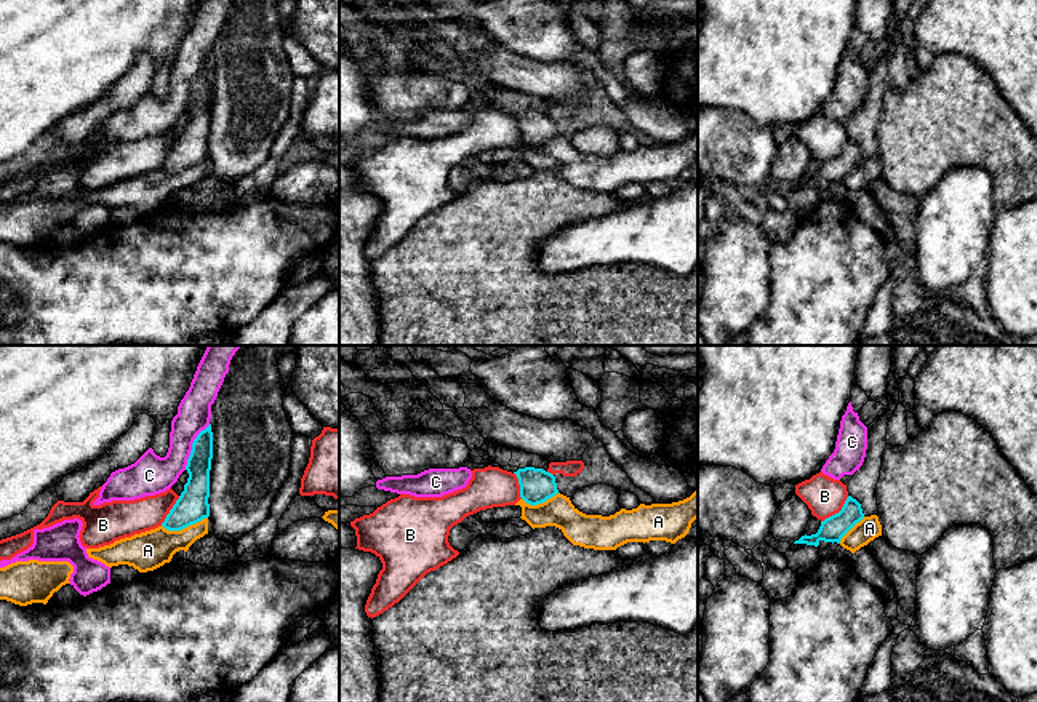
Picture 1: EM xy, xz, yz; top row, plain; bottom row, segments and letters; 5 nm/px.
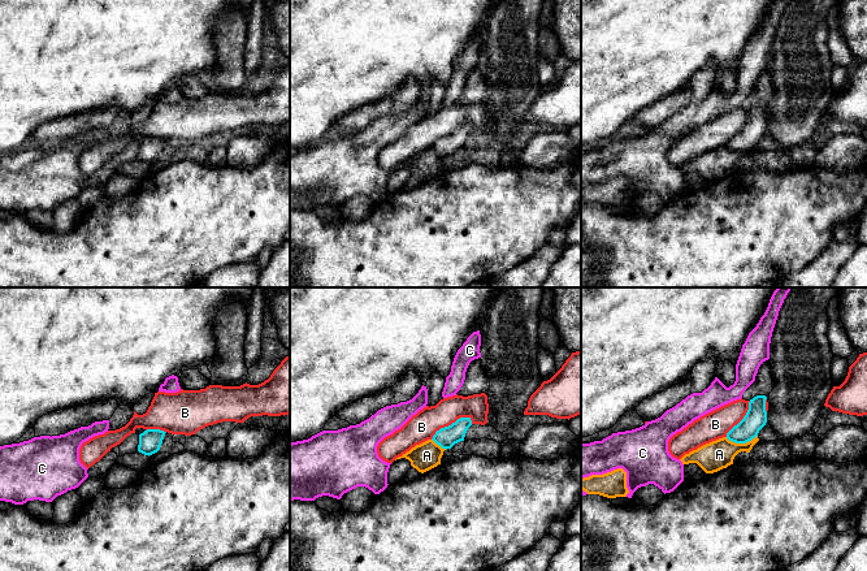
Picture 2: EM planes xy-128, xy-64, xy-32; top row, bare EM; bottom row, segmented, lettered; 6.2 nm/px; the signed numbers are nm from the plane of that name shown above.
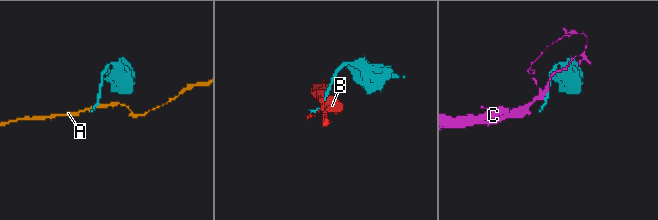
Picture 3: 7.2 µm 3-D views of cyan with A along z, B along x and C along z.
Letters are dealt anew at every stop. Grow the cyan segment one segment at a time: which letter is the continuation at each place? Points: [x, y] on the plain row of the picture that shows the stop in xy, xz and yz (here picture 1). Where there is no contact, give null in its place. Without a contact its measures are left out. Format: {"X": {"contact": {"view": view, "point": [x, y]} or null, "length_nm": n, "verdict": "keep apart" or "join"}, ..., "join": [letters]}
{"A": {"contact": {"view": "xy", "point": [184, 168]}, "length_nm": 240, "verdict": "keep apart"}, "B": {"contact": {"view": "yz", "point": [839, 154]}, "length_nm": 190, "verdict": "keep apart"}, "C": {"contact": {"view": "xy", "point": [192, 88]}, "length_nm": 260, "verdict": "keep apart"}, "join": []}

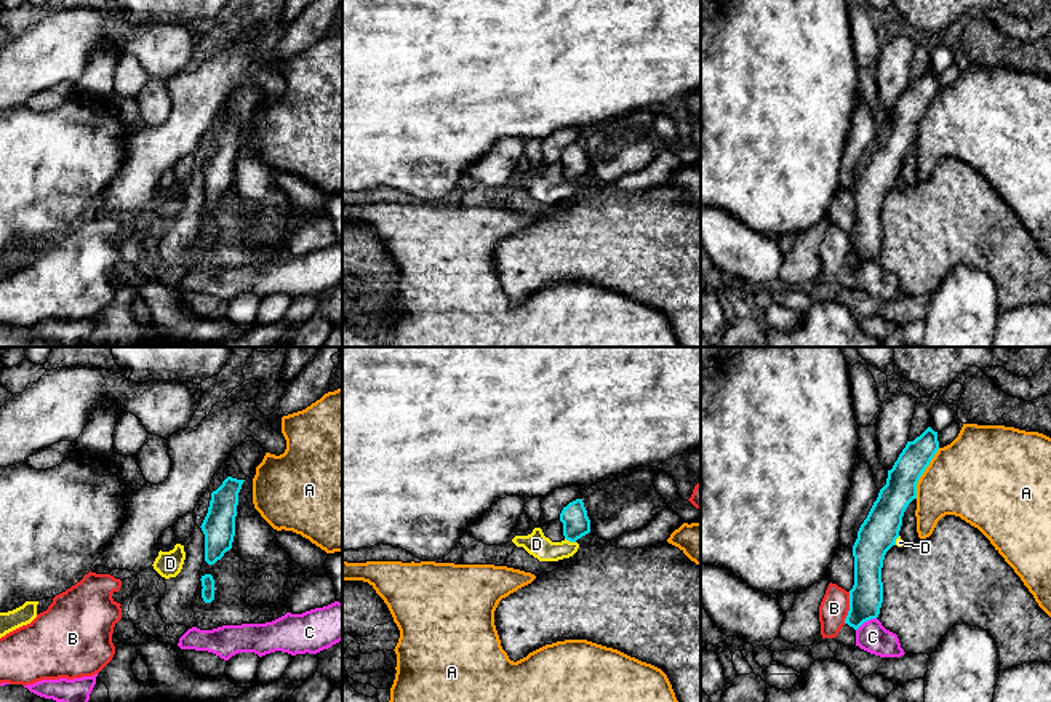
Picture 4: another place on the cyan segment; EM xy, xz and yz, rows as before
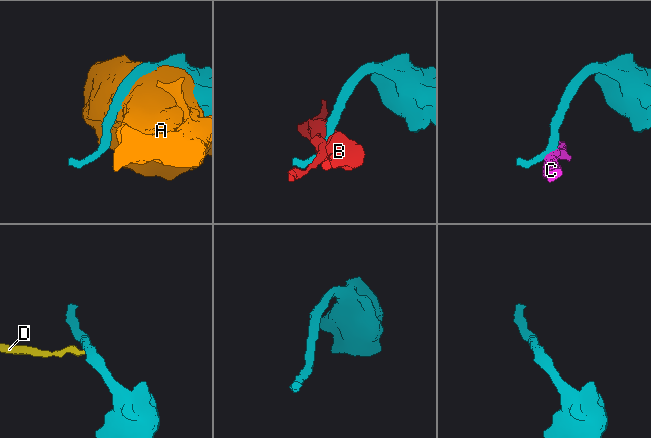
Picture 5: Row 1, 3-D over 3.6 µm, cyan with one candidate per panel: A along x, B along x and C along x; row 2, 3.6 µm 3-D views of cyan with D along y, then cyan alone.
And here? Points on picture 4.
{"A": {"contact": {"view": "yz", "point": [922, 115]}, "length_nm": 280, "verdict": "keep apart"}, "B": {"contact": {"view": "yz", "point": [850, 250]}, "length_nm": 160, "verdict": "keep apart"}, "C": {"contact": {"view": "yz", "point": [866, 263]}, "length_nm": 120, "verdict": "keep apart"}, "D": {"contact": {"view": "xz", "point": [570, 183]}, "length_nm": 60, "verdict": "keep apart"}, "join": []}

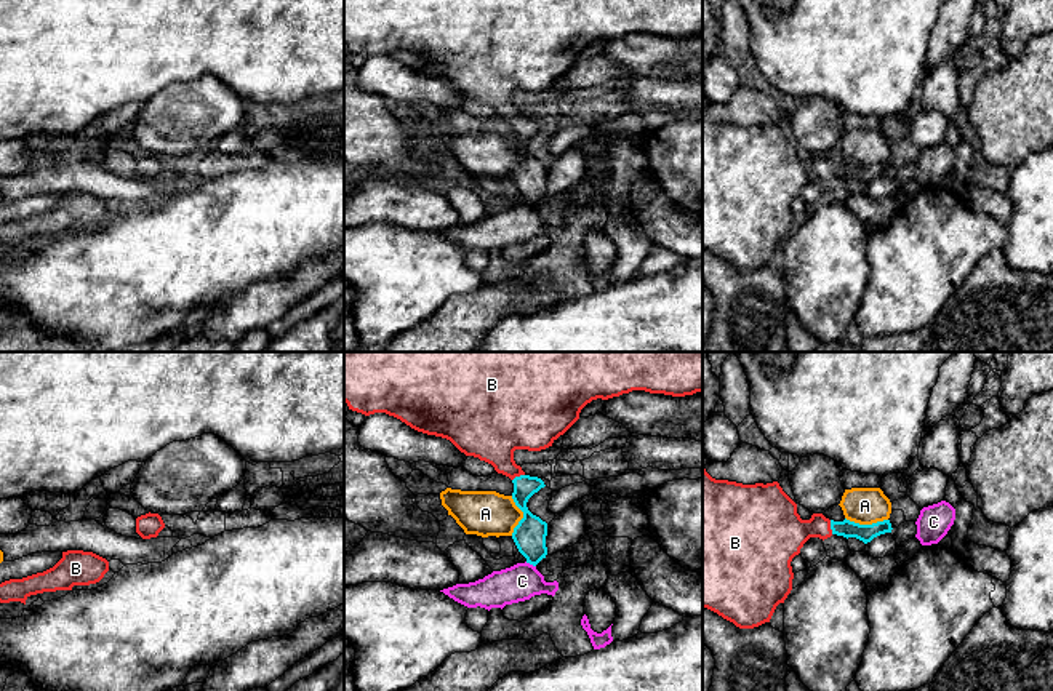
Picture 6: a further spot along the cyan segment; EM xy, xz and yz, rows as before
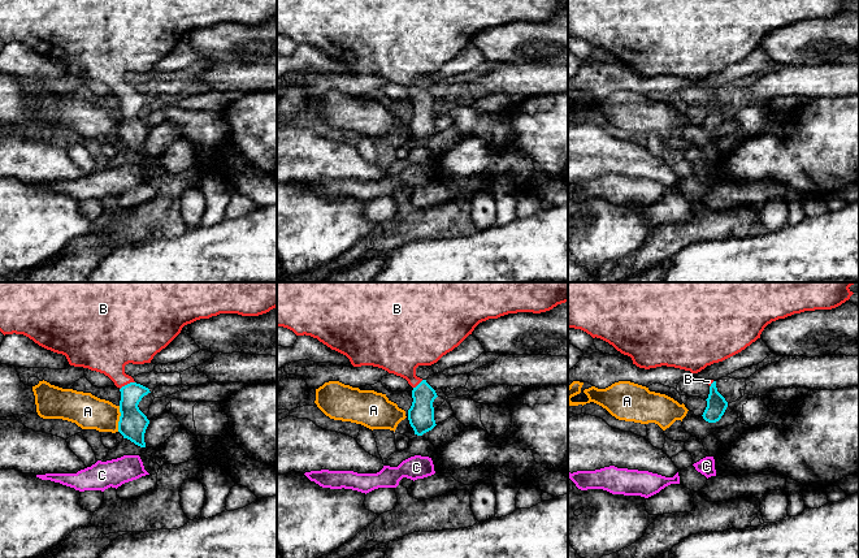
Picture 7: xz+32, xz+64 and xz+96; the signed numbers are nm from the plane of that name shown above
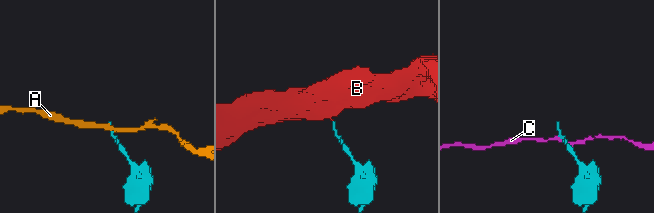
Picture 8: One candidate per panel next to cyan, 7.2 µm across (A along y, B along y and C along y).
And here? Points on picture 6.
{"A": {"contact": {"view": "yz", "point": [866, 167]}, "length_nm": 220, "verdict": "keep apart"}, "B": {"contact": {"view": "yz", "point": [831, 168]}, "length_nm": 70, "verdict": "join"}, "C": {"contact": {"view": "xz", "point": [530, 205]}, "length_nm": 60, "verdict": "keep apart"}, "join": ["B"]}

